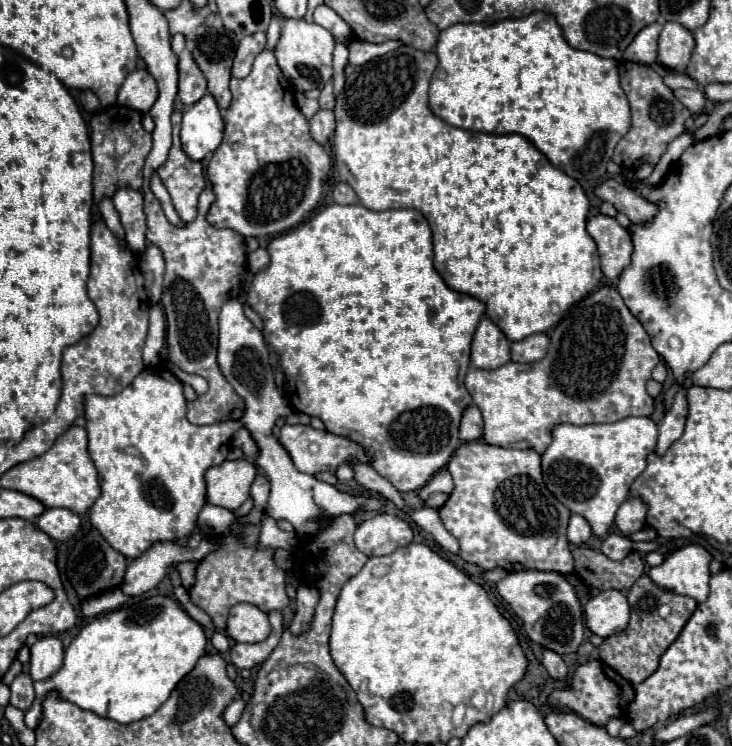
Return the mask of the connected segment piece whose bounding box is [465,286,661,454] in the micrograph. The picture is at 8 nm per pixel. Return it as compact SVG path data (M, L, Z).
M601 286L597 292L589 294L587 298L583 298L581 302L577 302L573 308L567 310L567 314L563 316L563 320L551 330L551 346L549 352L543 360L533 362L533 364L517 364L517 362L507 362L501 368L495 370L479 370L479 368L471 368L465 376L465 388L471 394L475 406L481 410L483 416L483 442L491 444L491 446L501 446L501 448L531 448L539 454L545 452L545 448L551 444L551 428L557 424L575 424L575 426L585 426L585 424L603 424L603 422L617 422L621 418L627 416L651 416L653 408L655 408L655 400L647 394L645 384L651 378L651 370L659 364L659 354L653 350L651 340L647 336L647 332L643 330L643 326L639 324L639 320L627 310L623 298L619 296L619 292L611 286Z

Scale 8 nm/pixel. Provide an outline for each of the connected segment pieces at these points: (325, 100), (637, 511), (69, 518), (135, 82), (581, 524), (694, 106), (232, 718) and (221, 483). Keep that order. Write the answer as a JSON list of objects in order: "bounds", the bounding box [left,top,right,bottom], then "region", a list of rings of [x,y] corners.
[{"bounds":[319,79,335,110],"region":[[[330,79],[327,84],[323,86],[323,90],[321,90],[321,96],[319,96],[319,104],[321,104],[321,108],[327,108],[327,110],[331,110],[331,108],[335,106],[332,79]]]},{"bounds":[615,496,647,536],"region":[[[629,496],[617,510],[615,526],[619,528],[621,534],[629,536],[645,526],[645,514],[647,514],[647,506],[639,498]]]},{"bounds":[35,508,79,542],"region":[[[49,508],[37,518],[35,526],[45,532],[51,540],[63,542],[79,530],[79,516],[65,508]]]},{"bounds":[117,68,157,114],"region":[[[145,68],[133,70],[125,78],[125,82],[117,94],[117,102],[121,106],[133,108],[141,114],[147,114],[151,110],[151,106],[155,104],[155,100],[157,100],[157,82]]]},{"bounds":[567,514,591,546],"region":[[[571,514],[571,520],[569,520],[569,530],[567,530],[567,536],[569,536],[569,542],[575,544],[575,546],[581,546],[589,540],[591,536],[591,526],[587,524],[587,520],[579,514]]]},{"bounds":[675,90,705,114],"region":[[[675,90],[675,96],[691,110],[691,114],[705,112],[705,94],[701,90]]]},{"bounds":[223,698,245,726],"region":[[[241,698],[235,700],[235,702],[231,702],[231,704],[225,708],[225,712],[223,712],[223,720],[225,720],[225,724],[227,724],[227,726],[233,726],[233,724],[241,718],[243,708],[245,708],[245,702],[243,702]]]},{"bounds":[205,460,257,510],"region":[[[225,460],[219,466],[211,466],[205,474],[207,502],[237,510],[249,498],[249,488],[255,476],[257,470],[247,460]]]}]

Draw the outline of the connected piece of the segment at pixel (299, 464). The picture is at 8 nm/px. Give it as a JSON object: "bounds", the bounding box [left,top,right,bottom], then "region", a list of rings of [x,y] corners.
{"bounds":[279,424,367,474],"region":[[[285,424],[281,428],[279,442],[291,456],[295,468],[305,474],[317,474],[323,470],[335,472],[339,464],[349,464],[349,458],[357,458],[359,462],[367,464],[367,454],[363,454],[363,450],[359,450],[359,446],[355,442],[351,442],[349,438],[343,438],[343,436],[335,436],[327,430],[315,430],[311,426],[301,426],[301,424],[297,424],[297,426]]]}

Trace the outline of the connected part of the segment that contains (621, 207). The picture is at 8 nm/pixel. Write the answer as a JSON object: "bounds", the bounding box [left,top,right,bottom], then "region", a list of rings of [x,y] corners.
{"bounds":[595,178,655,224],"region":[[[607,178],[599,186],[595,186],[595,196],[605,202],[611,202],[619,212],[623,212],[635,224],[649,222],[655,216],[655,204],[647,202],[635,190],[627,188],[625,184],[613,178]]]}

